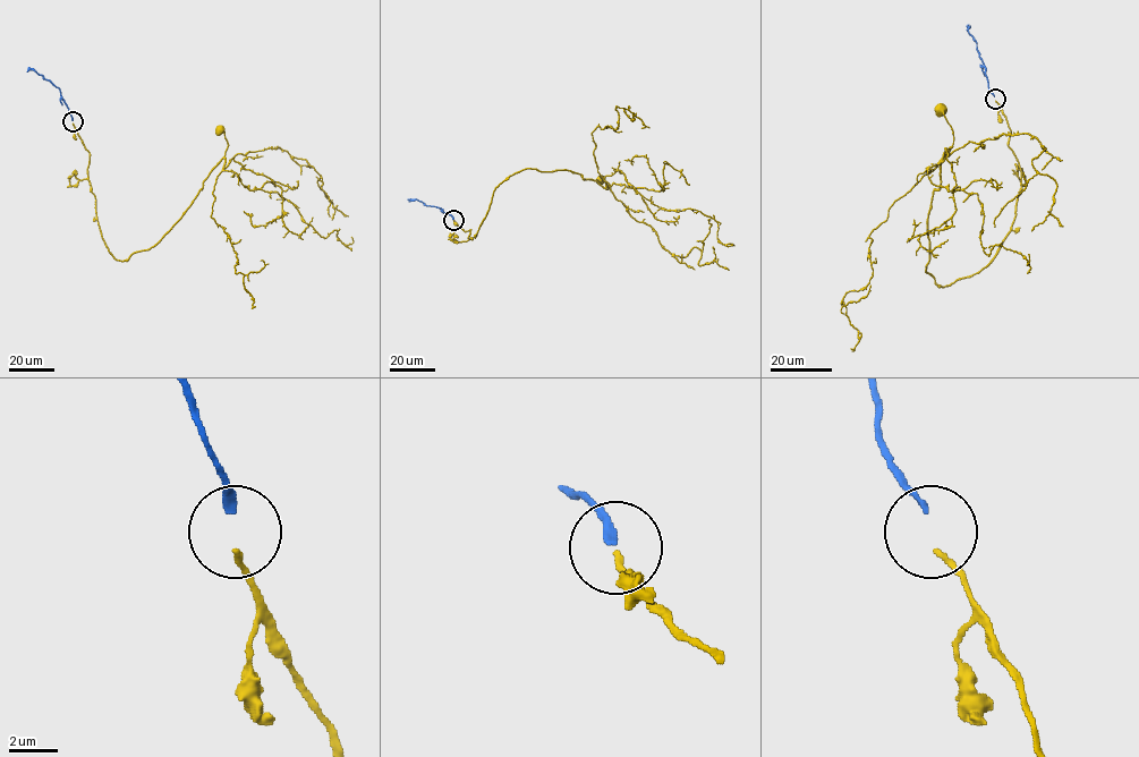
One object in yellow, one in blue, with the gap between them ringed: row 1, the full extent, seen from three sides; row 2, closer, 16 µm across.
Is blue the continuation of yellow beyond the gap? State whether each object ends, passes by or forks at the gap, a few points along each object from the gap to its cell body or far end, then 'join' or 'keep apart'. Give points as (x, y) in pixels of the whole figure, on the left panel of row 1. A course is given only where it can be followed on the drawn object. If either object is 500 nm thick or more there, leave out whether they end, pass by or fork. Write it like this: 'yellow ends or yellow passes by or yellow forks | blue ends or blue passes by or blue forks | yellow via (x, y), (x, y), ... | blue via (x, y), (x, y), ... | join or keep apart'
yellow ends | blue ends | yellow via (73, 124), (90, 153), (102, 237), (126, 261), (155, 244), (189, 206), (224, 155), (220, 129) | blue via (73, 120), (60, 90), (34, 70), (26, 71) | join

